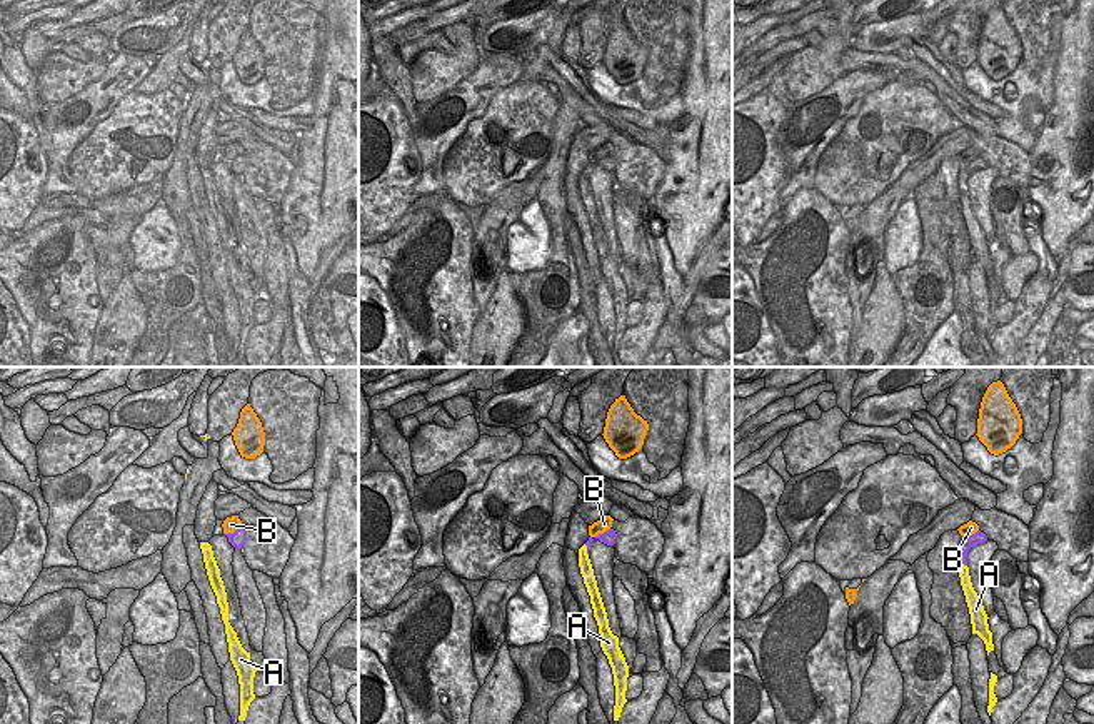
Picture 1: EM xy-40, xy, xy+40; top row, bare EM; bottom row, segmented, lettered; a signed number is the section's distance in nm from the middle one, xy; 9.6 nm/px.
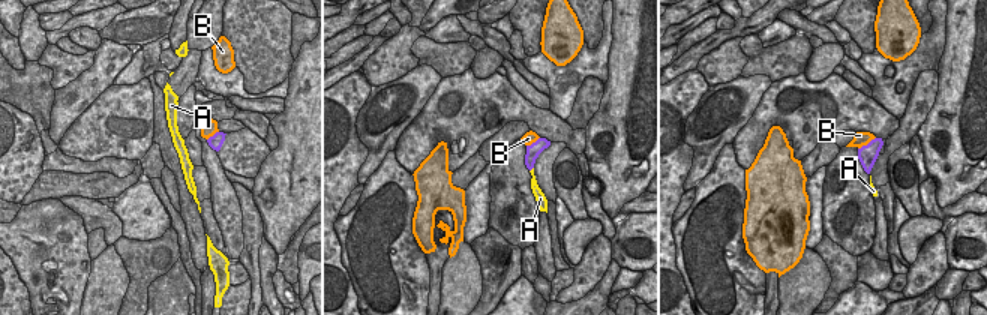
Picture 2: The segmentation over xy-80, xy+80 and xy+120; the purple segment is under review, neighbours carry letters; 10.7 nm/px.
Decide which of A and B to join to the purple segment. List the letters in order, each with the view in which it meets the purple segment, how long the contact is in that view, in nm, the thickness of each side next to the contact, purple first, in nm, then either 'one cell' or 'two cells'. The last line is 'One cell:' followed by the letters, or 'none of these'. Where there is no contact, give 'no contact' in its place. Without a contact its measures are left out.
A: xy+40 | 240 nm | 130/100 nm | two cells
B: xy-40 | 200 nm | 160/160 nm | two cells
One cell: none of these

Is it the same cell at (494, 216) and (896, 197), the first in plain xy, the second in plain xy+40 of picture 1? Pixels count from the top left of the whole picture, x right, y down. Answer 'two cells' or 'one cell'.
one cell

